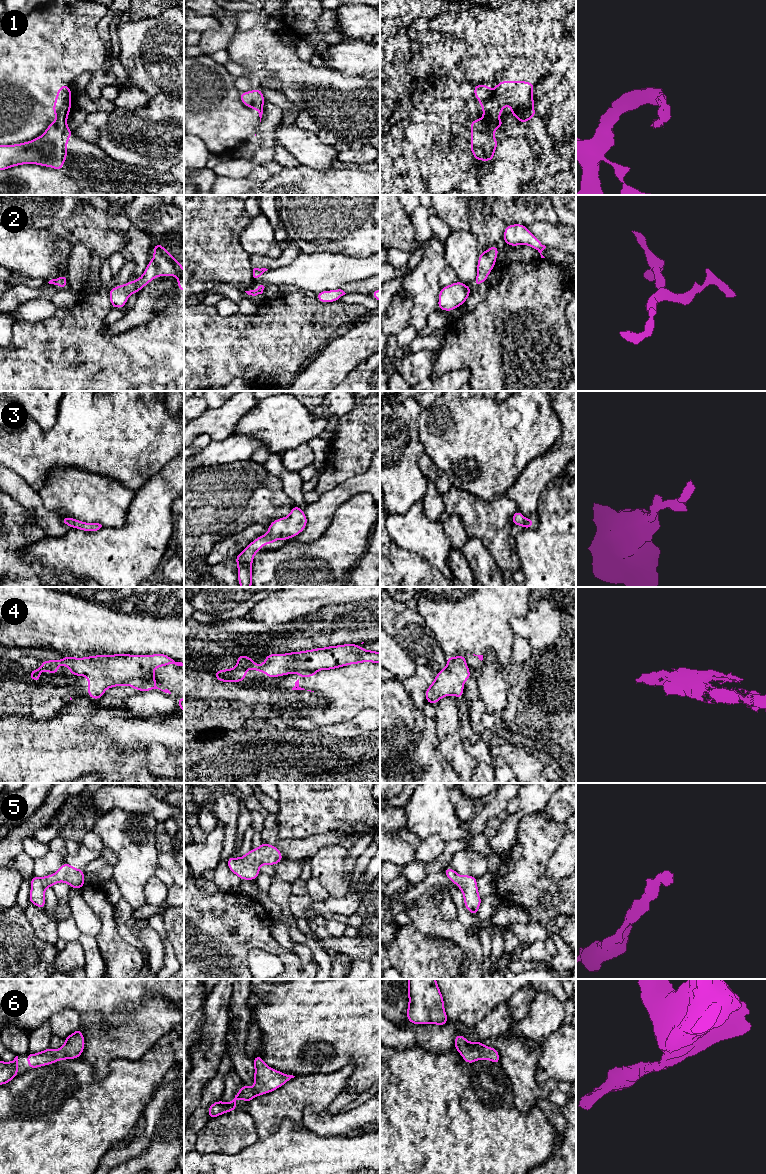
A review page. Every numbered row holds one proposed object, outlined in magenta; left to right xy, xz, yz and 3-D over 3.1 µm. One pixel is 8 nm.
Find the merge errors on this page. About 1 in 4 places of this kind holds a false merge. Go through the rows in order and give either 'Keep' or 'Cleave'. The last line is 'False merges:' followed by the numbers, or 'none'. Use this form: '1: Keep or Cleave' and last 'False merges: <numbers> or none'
1: Cleave
2: Keep
3: Keep
4: Keep
5: Keep
6: Keep
False merges: 1

